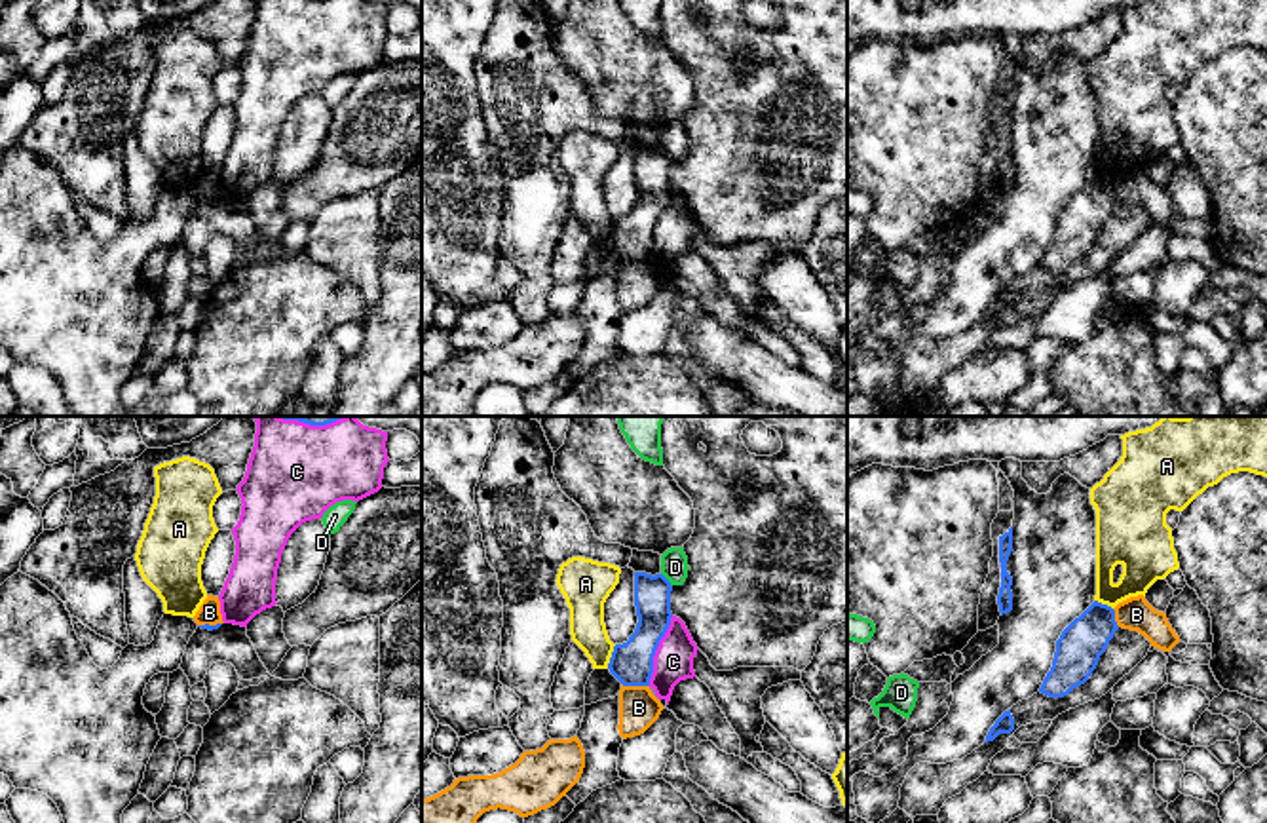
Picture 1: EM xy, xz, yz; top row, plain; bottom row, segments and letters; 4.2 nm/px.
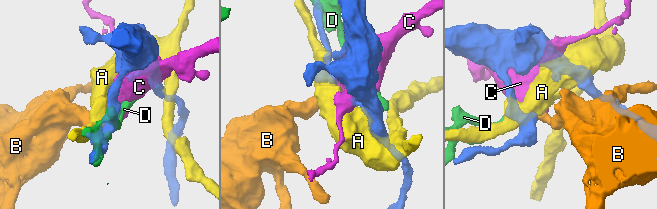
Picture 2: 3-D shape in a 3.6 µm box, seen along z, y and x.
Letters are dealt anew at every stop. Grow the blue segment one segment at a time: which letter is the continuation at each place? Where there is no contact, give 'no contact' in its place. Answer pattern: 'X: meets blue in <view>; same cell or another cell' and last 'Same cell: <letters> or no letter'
A: meets blue in xz; another cell
B: meets blue in xz; another cell
C: meets blue in xz; another cell
D: meets blue in xz; another cell
Same cell: no letter

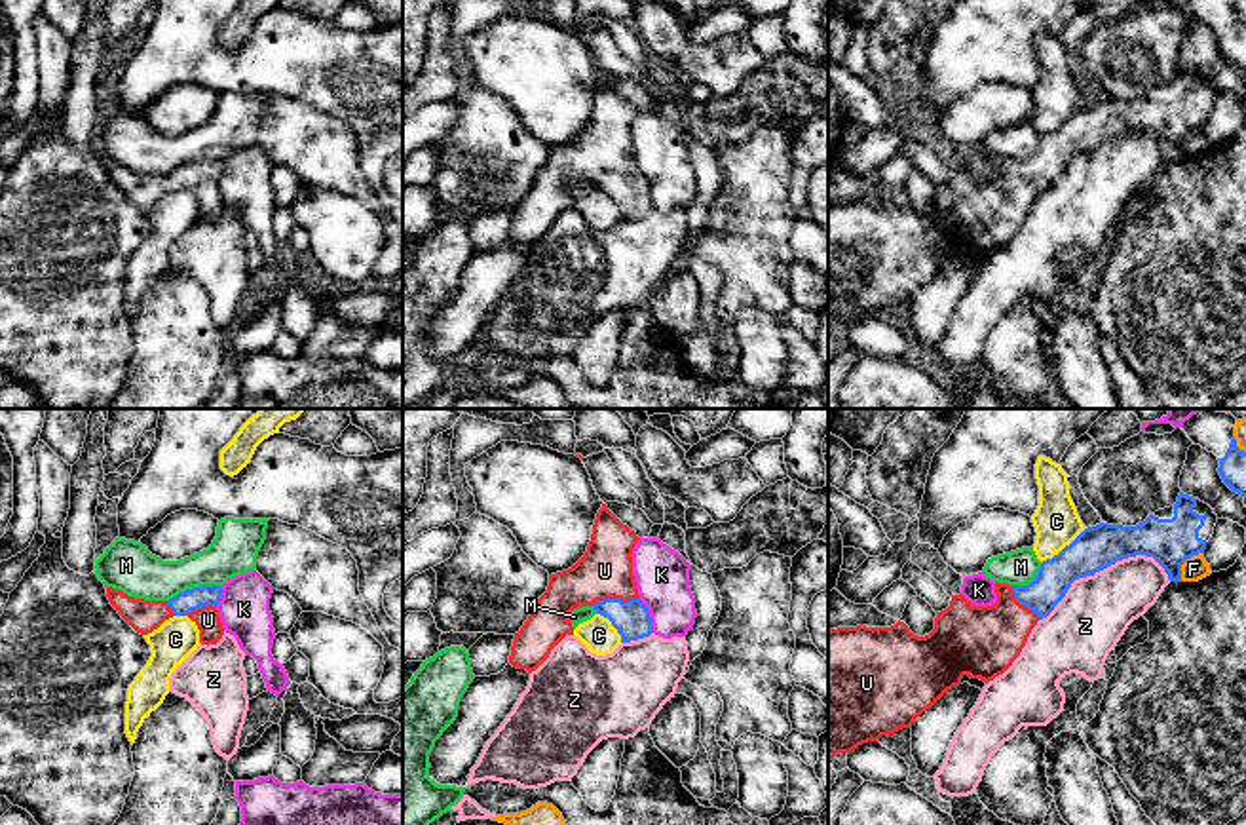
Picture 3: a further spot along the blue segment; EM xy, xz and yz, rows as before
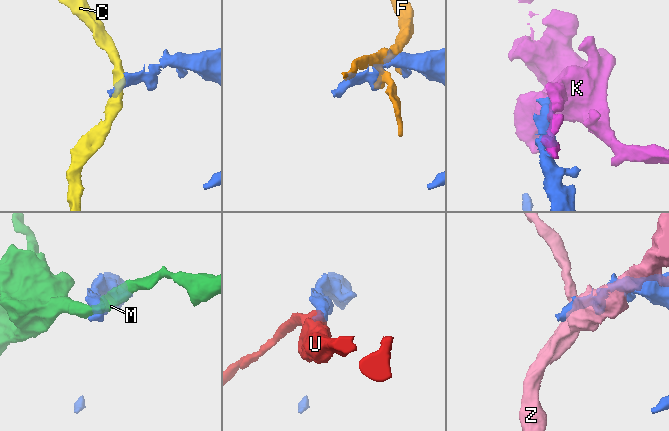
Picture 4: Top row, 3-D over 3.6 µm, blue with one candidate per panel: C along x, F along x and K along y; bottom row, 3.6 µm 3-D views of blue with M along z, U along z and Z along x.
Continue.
C: meets blue in yz; another cell
F: meets blue in yz; another cell
K: meets blue in xz; another cell
M: meets blue in xy; another cell
U: meets blue in xz; same cell
Z: meets blue in yz; another cell
Same cell: U

